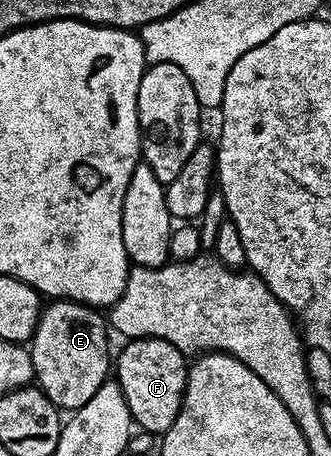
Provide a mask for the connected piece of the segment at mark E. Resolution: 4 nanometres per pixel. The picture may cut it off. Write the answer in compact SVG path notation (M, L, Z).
M52 299L39 313L39 321L29 341L34 383L60 410L85 406L109 378L113 356L107 353L109 324L102 311L72 300Z

